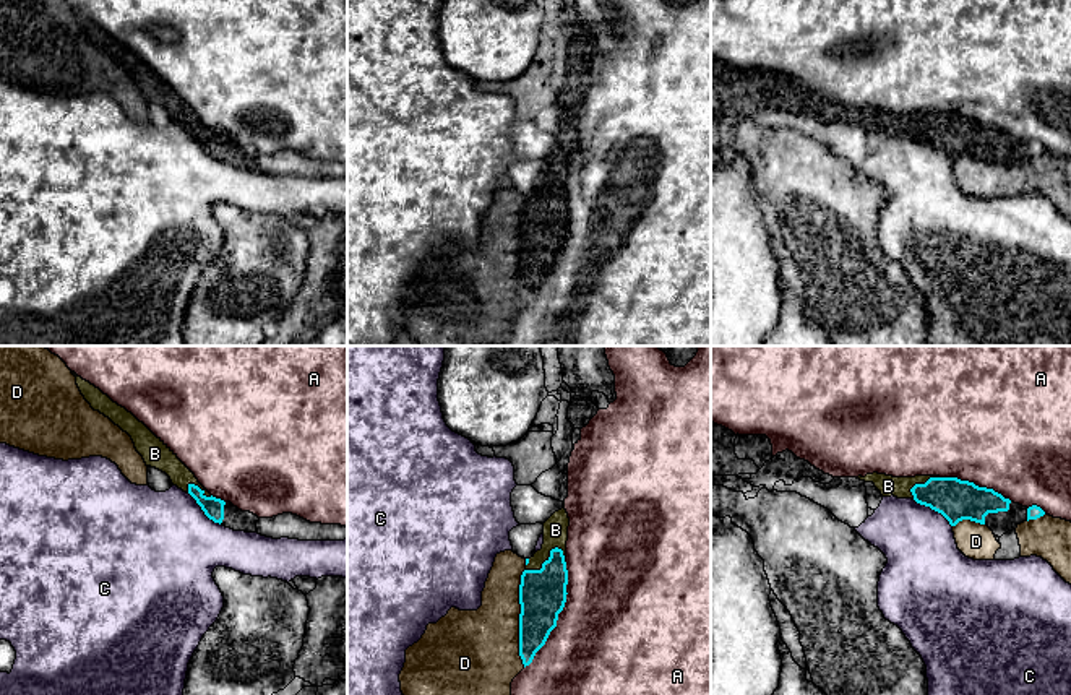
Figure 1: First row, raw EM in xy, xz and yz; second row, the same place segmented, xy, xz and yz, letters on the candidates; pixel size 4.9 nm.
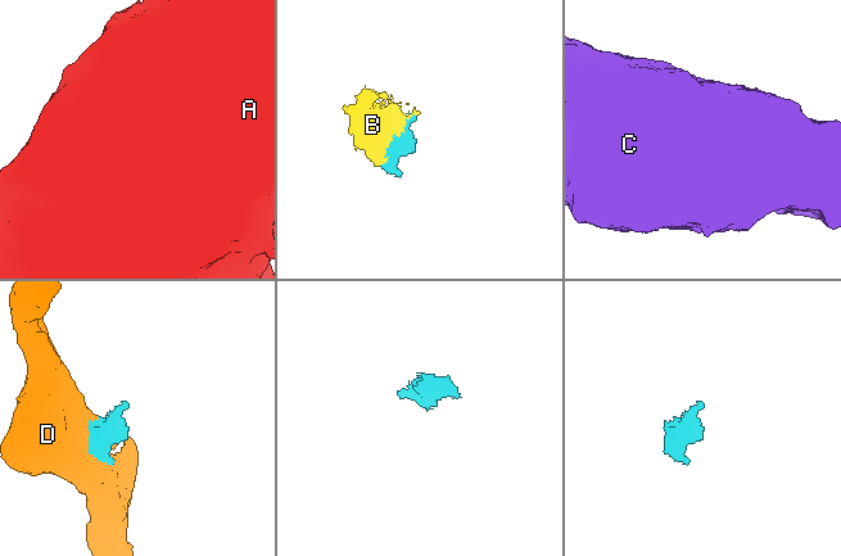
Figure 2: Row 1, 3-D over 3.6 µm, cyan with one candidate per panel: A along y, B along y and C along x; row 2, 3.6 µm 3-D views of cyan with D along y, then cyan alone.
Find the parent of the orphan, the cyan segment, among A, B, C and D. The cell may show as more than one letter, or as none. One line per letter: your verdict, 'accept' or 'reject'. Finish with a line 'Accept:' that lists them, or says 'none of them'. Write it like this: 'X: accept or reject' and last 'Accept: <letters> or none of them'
A: reject
B: accept
C: reject
D: reject
Accept: B

